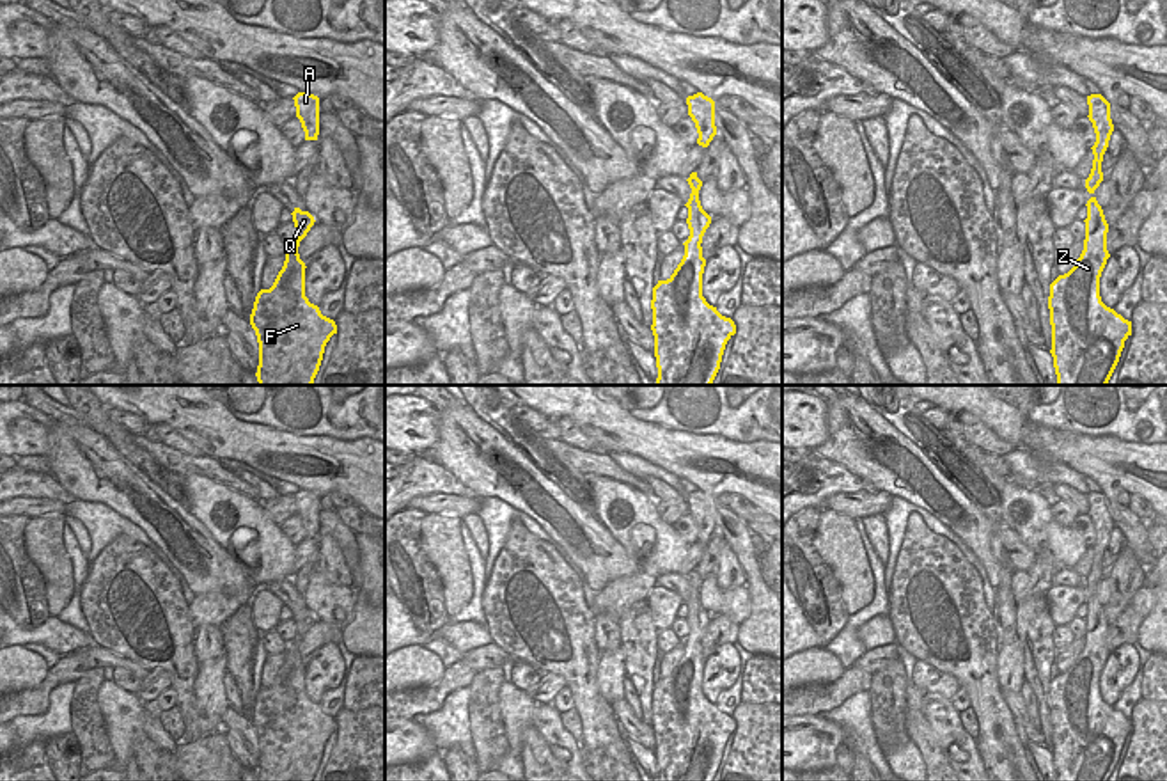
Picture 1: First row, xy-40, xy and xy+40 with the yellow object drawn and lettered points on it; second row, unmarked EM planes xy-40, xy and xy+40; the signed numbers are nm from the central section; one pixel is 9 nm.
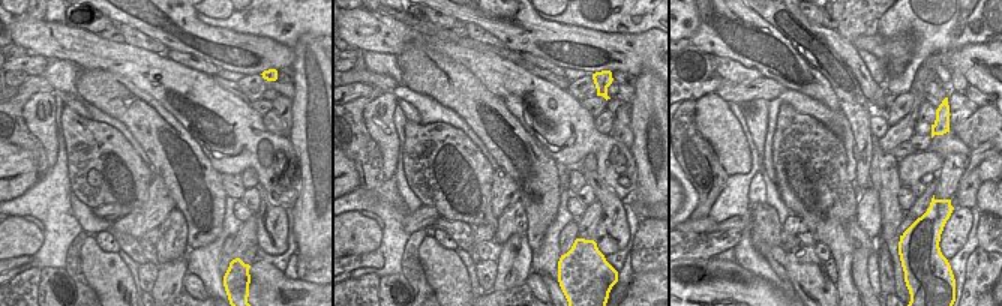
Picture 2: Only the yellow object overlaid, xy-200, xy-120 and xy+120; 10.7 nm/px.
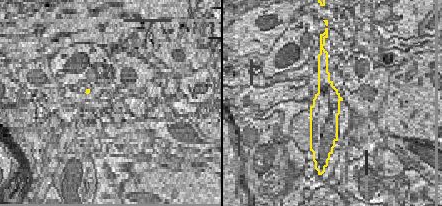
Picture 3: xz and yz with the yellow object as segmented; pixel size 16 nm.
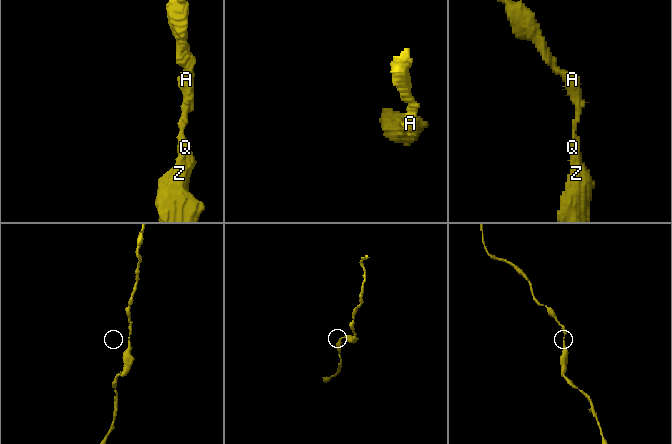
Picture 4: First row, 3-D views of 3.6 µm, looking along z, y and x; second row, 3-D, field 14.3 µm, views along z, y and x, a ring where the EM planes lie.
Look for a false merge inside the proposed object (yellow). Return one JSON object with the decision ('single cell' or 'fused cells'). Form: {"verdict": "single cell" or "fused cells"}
{"verdict": "single cell"}

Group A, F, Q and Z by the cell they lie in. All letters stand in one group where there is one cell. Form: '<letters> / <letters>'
A F Q Z

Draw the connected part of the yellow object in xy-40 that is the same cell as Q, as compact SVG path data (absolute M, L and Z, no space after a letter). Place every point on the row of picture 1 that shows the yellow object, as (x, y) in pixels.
M294 208L296 238L287 245L286 261L270 289L261 289L250 314L259 343L259 385L312 385L325 346L337 325L305 296L305 263L298 247L314 225L309 211Z

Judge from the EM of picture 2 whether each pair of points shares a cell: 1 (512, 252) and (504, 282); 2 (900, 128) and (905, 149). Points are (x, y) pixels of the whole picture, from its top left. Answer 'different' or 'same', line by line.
1: same
2: different

